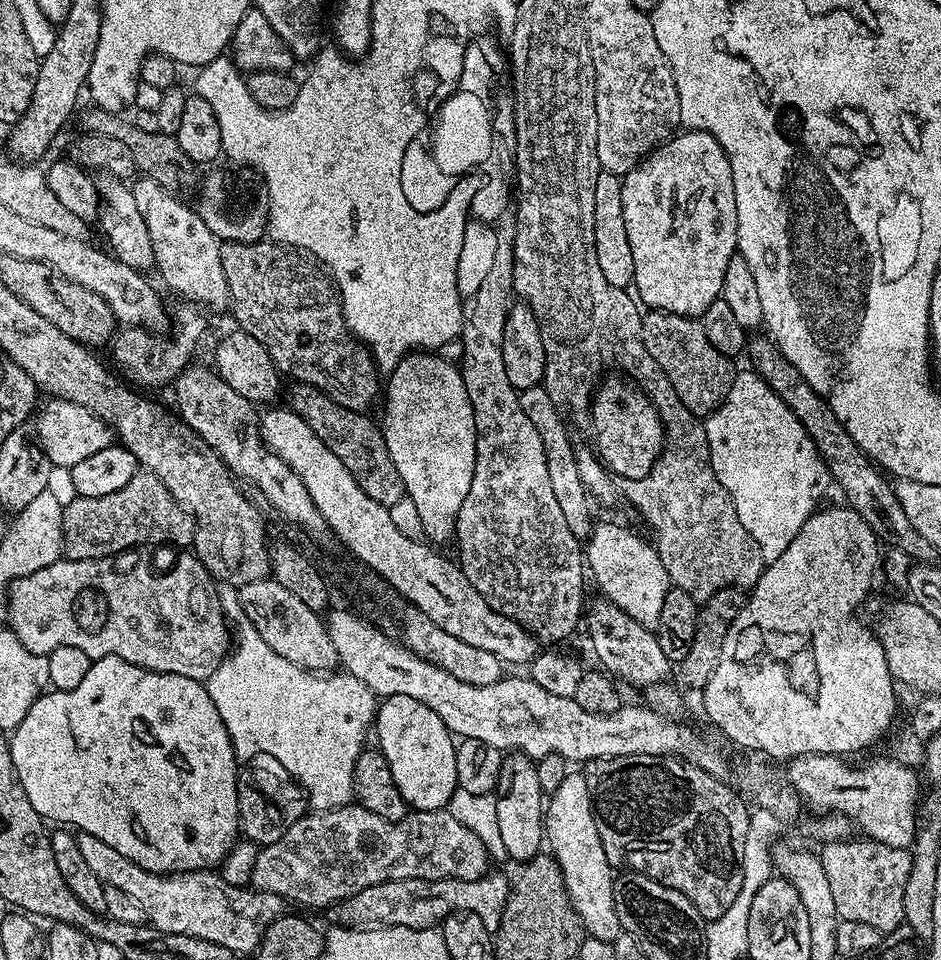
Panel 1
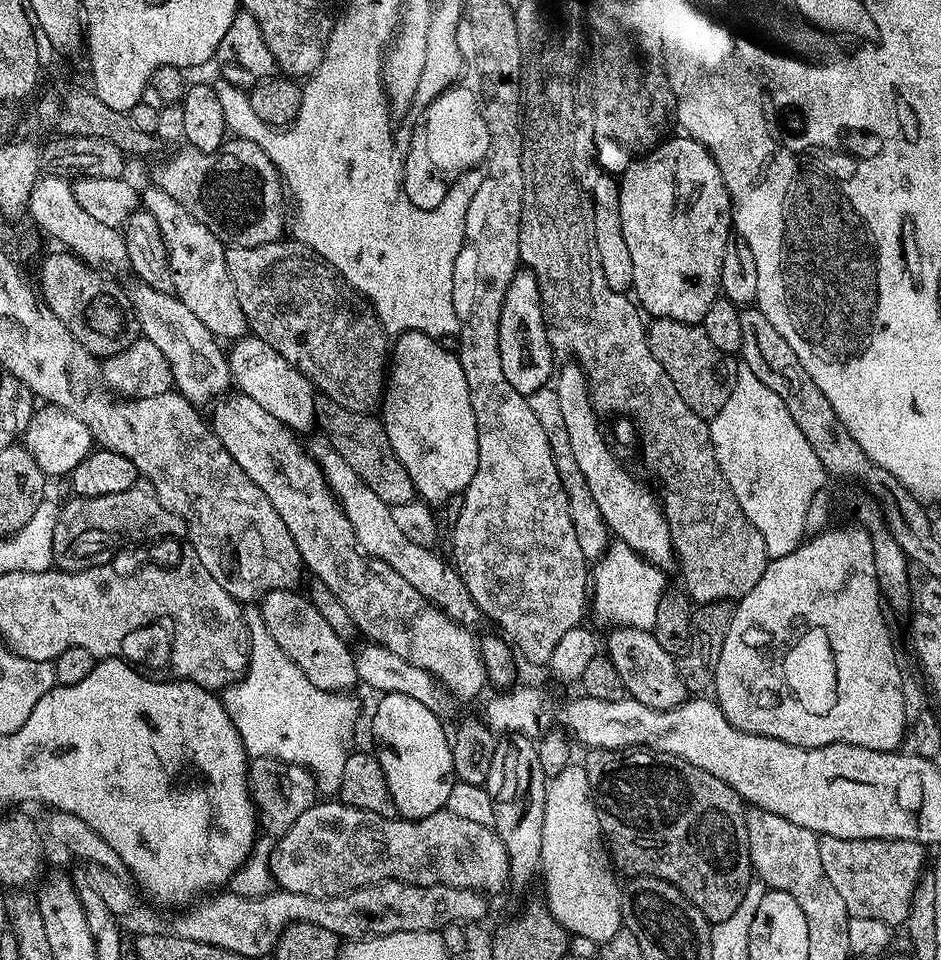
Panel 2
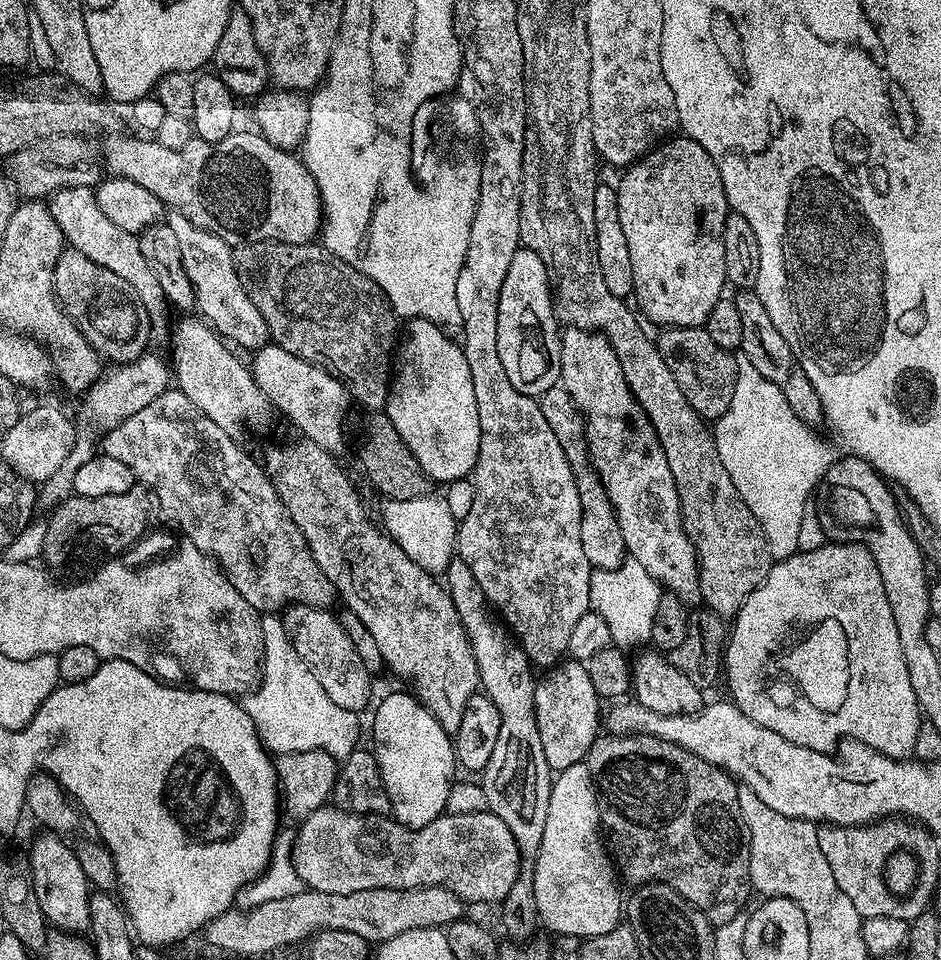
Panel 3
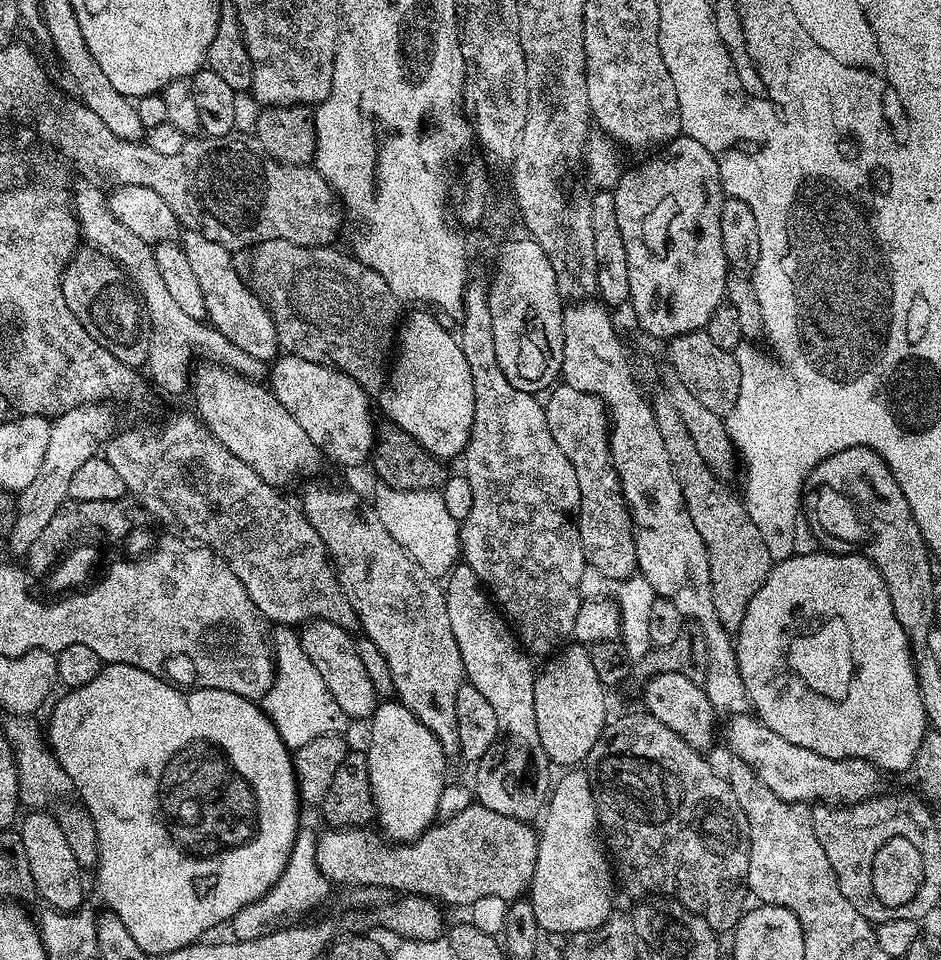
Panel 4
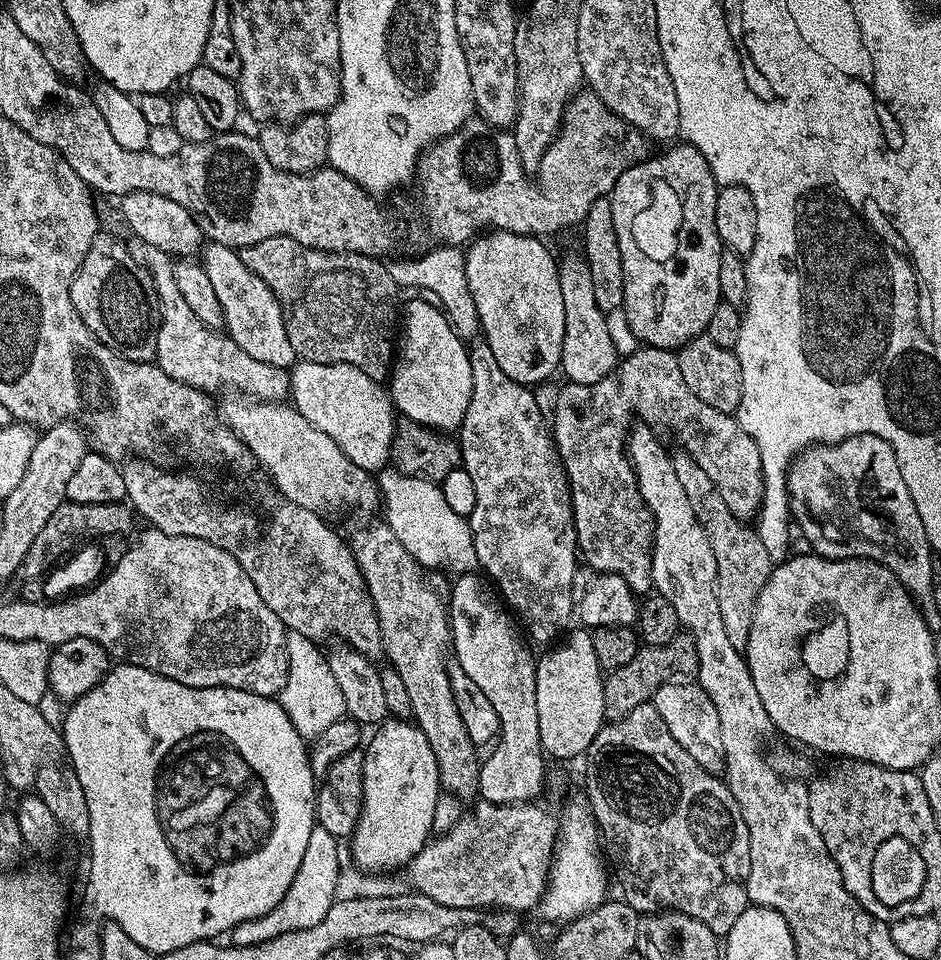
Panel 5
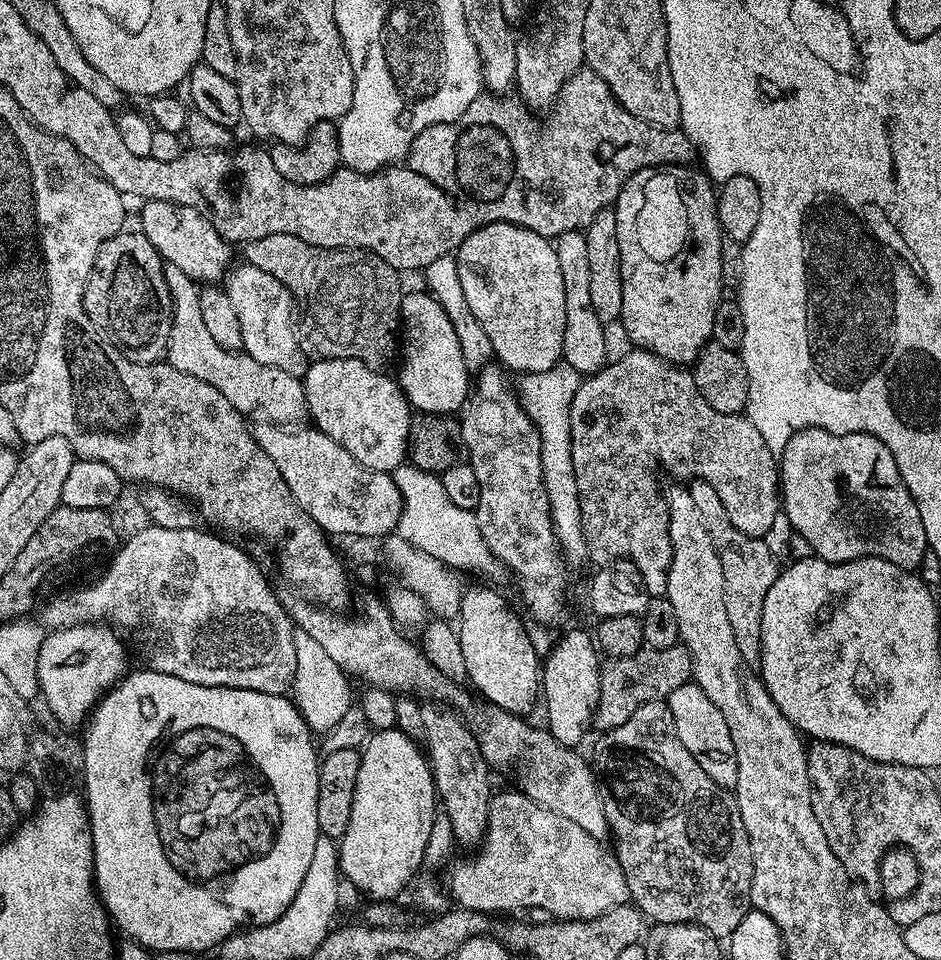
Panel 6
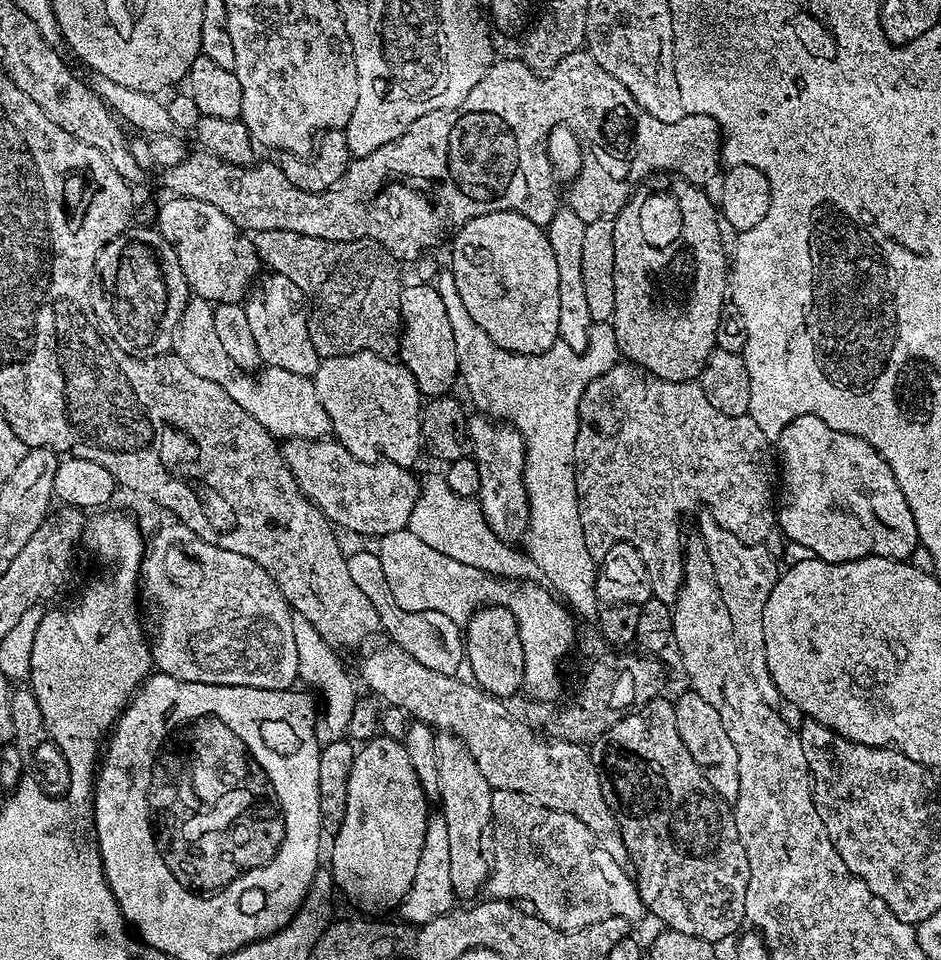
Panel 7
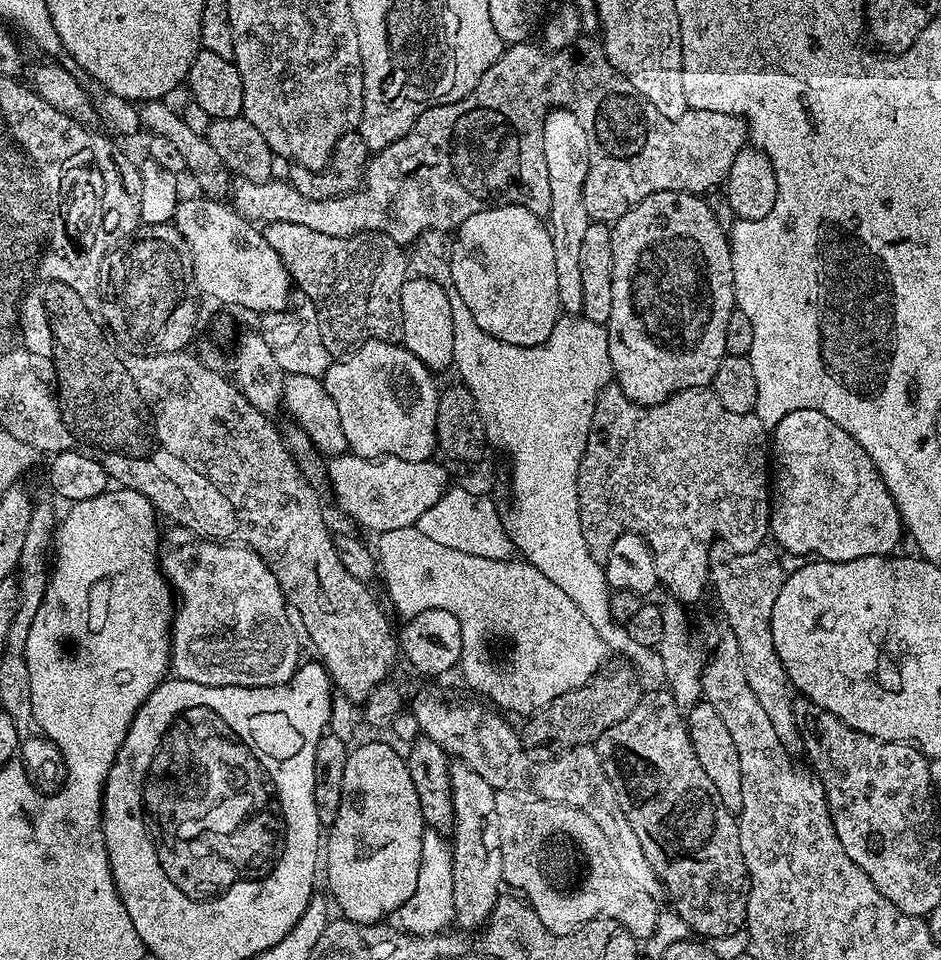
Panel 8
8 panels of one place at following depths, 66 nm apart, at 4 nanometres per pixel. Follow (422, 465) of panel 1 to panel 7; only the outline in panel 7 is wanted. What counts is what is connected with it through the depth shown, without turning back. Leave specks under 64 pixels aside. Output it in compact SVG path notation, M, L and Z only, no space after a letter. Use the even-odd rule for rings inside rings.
M435 283L412 284L403 289L400 294L400 333L399 359L404 367L410 370L410 374L416 380L420 388L421 397L435 398L449 395L453 391L452 383L457 383L460 375L460 359L454 346L454 330L450 326L450 317L446 315L446 302L442 302L442 294L438 294Z

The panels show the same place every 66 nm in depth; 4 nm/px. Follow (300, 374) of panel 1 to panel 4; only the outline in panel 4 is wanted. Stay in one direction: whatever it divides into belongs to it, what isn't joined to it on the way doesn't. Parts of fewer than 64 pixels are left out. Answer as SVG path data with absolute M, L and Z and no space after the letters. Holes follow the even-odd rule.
M271 240L255 248L239 249L232 261L244 283L251 287L271 312L278 342L287 355L306 358L306 362L325 364L328 368L337 368L342 374L354 378L354 382L358 382L364 392L379 394L388 383L390 357L398 336L402 304L390 286L386 286L386 278L382 278L382 274L347 251L344 252L339 252L336 246L307 248L294 242Z

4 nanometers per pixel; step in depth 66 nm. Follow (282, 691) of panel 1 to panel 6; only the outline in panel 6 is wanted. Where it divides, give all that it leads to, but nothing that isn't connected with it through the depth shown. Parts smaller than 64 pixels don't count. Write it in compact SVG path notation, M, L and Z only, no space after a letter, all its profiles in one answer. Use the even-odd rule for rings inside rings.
M294 631L294 654L296 673L290 689L291 699L313 733L323 734L342 719L348 708L353 707L354 692L352 696L352 688L348 685L350 677L334 658L330 658L330 654L326 654L326 650L322 650L322 646L318 646L318 642L314 642L314 638L310 638L310 634Z

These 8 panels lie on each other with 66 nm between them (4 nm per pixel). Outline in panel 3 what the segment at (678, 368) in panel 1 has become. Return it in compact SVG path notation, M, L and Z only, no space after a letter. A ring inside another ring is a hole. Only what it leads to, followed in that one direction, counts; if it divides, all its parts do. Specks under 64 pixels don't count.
M703 326L699 328L664 328L658 336L658 347L662 354L662 362L670 366L670 374L674 374L674 382L678 382L682 394L686 394L686 402L705 421L715 422L726 410L730 410L730 398L734 398L736 385L736 356L722 350L710 338Z

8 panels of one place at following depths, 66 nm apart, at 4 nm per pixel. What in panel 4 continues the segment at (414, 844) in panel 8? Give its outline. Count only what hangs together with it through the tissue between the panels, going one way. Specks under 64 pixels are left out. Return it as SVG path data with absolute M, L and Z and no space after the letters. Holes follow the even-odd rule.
M395 698L377 703L370 717L371 724L366 755L379 831L392 842L417 840L437 819L449 757L445 756L438 738L434 738L434 734L410 714L407 706Z

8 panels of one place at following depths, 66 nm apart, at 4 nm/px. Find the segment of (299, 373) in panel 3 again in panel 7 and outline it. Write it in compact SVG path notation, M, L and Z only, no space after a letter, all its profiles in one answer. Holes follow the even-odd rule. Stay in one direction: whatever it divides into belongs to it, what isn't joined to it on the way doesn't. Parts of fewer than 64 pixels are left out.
M351 352L349 356L321 359L314 379L318 398L326 406L326 414L330 414L331 435L354 458L367 464L389 460L403 468L415 465L420 448L422 452L422 397L403 363L373 352Z

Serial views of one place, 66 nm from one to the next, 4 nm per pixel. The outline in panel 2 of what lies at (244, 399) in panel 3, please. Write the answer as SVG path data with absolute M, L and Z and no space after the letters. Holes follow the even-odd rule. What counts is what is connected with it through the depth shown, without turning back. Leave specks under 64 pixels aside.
M139 282L127 285L126 291L132 312L142 329L143 339L154 342L154 346L158 346L158 350L162 350L170 362L175 391L192 404L204 406L204 403L207 405L213 398L227 393L233 387L228 352L220 349L221 341L210 330L206 330L202 322L198 322L196 315L175 294L154 290L149 284Z

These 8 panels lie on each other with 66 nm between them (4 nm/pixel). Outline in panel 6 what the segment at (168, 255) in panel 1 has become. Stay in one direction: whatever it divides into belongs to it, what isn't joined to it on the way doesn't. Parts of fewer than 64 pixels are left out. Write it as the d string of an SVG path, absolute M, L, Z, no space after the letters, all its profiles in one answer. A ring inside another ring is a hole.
M247 262L238 264L227 273L222 287L238 314L238 326L242 326L242 351L254 362L262 362L262 366L274 366L286 370L286 374L303 377L310 360L304 351L297 321L296 324L292 321L292 292L282 286L274 274L266 274L266 270L258 270L258 266Z

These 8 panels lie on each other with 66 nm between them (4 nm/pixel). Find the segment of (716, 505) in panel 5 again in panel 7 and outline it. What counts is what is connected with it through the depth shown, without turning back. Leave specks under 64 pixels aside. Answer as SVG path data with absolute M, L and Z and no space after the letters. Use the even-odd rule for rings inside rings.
M704 510L699 513L699 516L701 532L699 535L710 554L718 590L722 590L722 602L726 602L730 622L734 622L736 640L746 653L750 678L754 678L754 686L758 686L758 691L761 692L762 698L766 698L768 704L779 705L781 703L780 691L774 684L774 678L770 676L770 670L766 666L766 654L764 653L766 633L762 631L762 610L766 610L766 598L770 598L770 590L774 590L776 585L777 557L769 552L764 544L747 544L734 538L734 534L730 534L730 530L722 527L713 518L711 512Z

